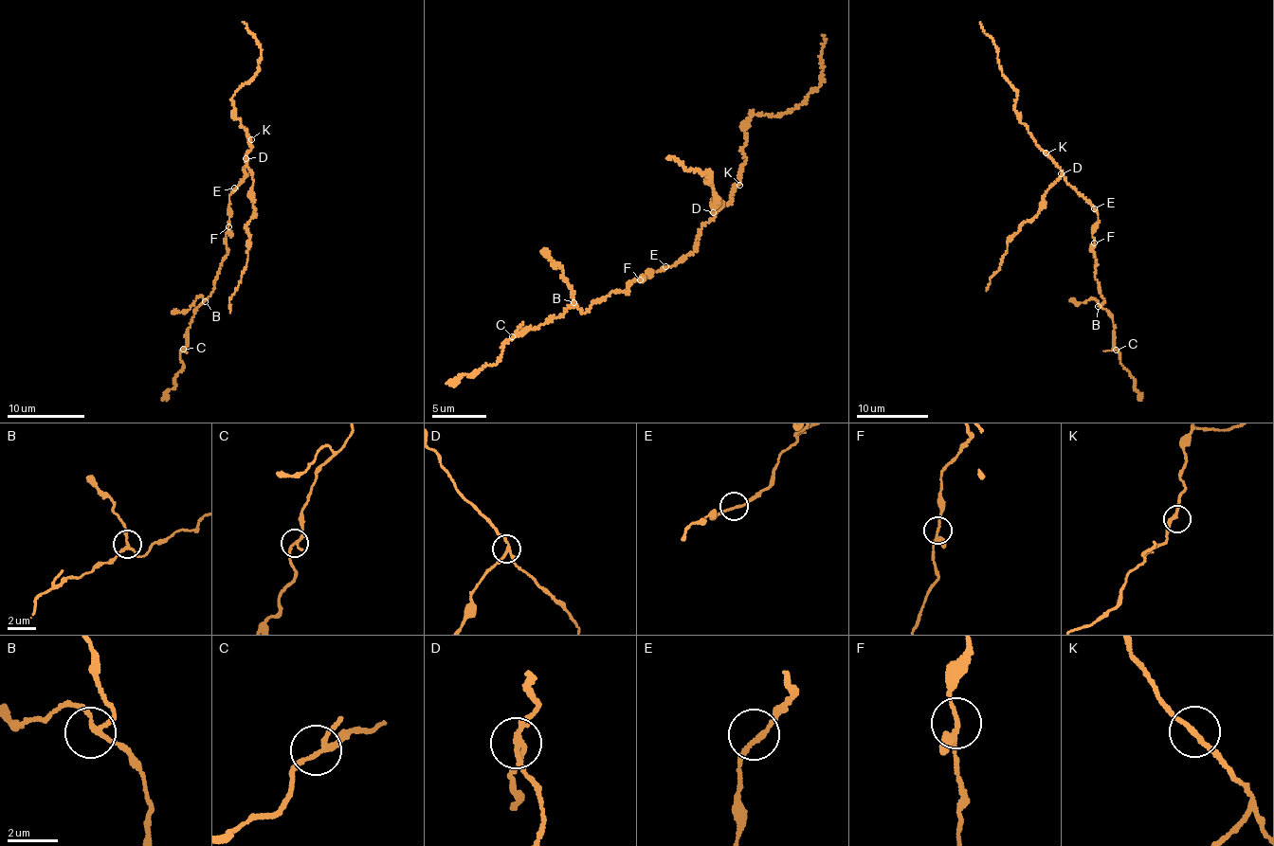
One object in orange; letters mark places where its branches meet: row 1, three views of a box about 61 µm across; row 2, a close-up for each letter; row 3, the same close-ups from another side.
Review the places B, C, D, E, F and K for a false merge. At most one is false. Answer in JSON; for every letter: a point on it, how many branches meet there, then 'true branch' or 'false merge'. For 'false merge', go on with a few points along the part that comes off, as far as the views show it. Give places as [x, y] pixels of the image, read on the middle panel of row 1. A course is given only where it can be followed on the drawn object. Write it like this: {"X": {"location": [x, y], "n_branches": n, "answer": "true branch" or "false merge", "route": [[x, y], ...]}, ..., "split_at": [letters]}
{"B": {"location": [573, 302], "n_branches": 3, "answer": "true branch"}, "C": {"location": [512, 336], "n_branches": 3, "answer": "true branch"}, "D": {"location": [713, 212], "n_branches": 3, "answer": "false merge", "route": [[713, 211], [722, 202], [715, 206], [707, 171], [687, 170], [667, 157]]}, "E": {"location": [665, 266], "n_branches": 2, "answer": "true branch"}, "F": {"location": [640, 279], "n_branches": 3, "answer": "true branch"}, "K": {"location": [739, 185], "n_branches": 2, "answer": "true branch"}, "split_at": ["D"]}

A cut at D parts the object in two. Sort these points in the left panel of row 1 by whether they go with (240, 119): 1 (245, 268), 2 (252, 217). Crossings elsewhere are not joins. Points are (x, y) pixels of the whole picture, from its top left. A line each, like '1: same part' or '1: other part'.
1: other part
2: other part

